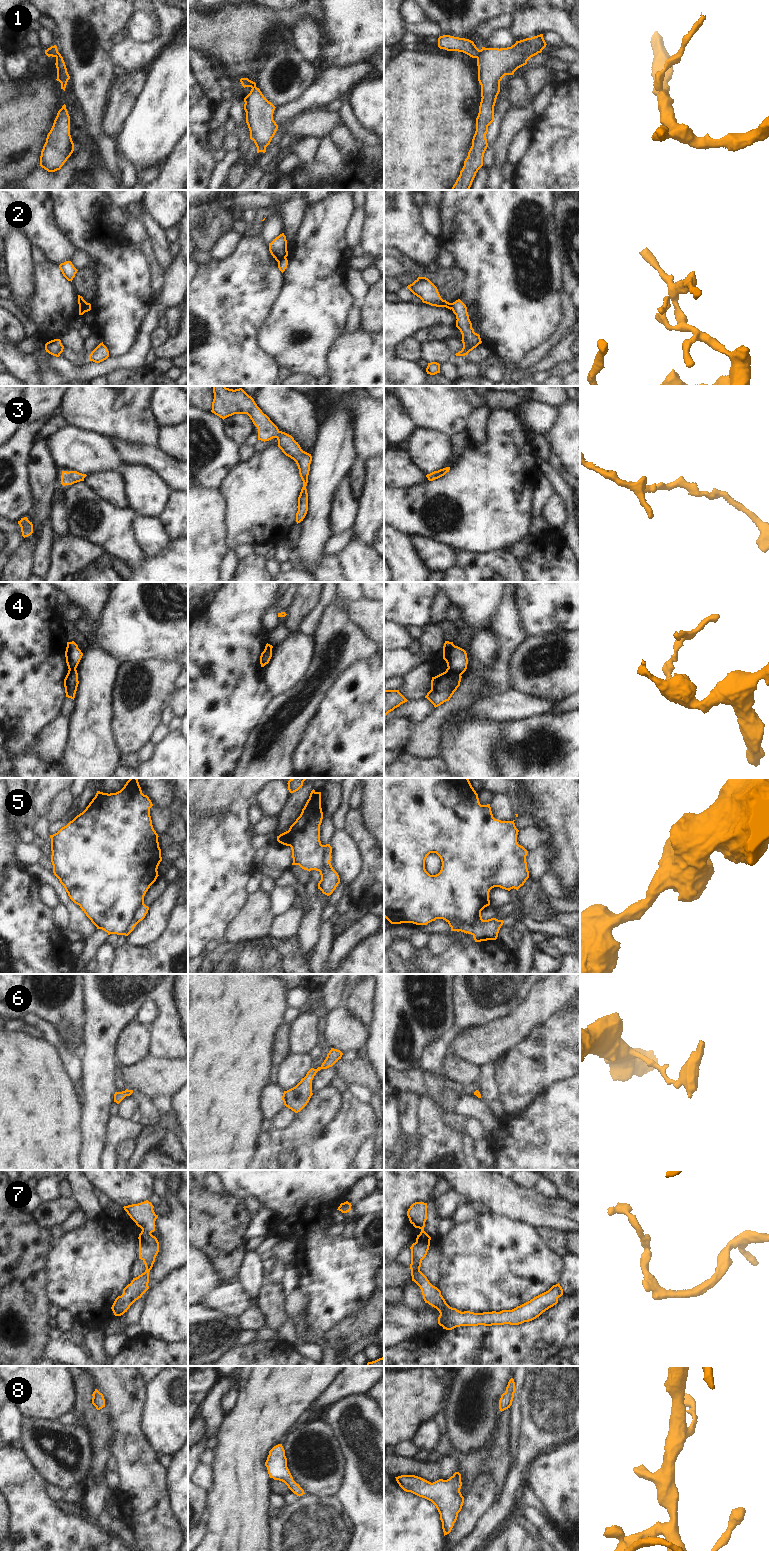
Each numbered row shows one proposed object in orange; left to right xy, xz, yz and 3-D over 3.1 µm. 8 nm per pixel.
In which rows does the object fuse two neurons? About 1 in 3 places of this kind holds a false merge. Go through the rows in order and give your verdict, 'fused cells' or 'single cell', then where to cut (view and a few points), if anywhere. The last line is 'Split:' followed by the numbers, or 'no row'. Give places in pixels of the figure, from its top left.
1: fused cells | yz (480, 50), (477, 58)
2: fused cells | xz (285, 257), (277, 261)
3: single cell | no cut
4: fused cells | yz (448, 667), (461, 674)
5: fused cells | yz (480, 911), (469, 926), (455, 922), (448, 923)
6: single cell | no cut
7: fused cells | xy (142, 1229), (150, 1233)
8: single cell | no cut
Split: 1, 2, 4, 5, 7

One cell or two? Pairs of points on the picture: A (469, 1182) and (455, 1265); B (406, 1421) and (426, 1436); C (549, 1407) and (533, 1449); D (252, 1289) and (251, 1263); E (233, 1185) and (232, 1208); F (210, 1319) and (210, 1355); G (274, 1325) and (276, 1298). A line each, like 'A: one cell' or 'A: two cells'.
A: two cells
B: two cells
C: one cell
D: one cell
E: two cells
F: one cell
G: one cell

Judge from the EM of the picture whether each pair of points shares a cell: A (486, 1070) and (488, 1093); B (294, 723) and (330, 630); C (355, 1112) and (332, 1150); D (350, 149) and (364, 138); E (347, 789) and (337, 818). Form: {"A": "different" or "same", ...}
{"A": "same", "B": "same", "C": "same", "D": "different", "E": "same"}

